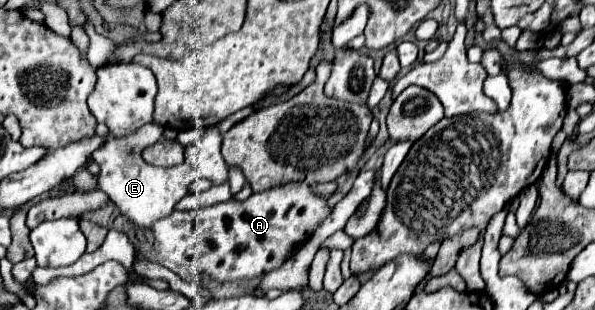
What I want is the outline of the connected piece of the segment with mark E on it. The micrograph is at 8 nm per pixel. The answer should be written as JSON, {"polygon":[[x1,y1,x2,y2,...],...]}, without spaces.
{"polygon":[[150,122,138,130,138,134,128,134,126,138,112,138,106,142,100,150,92,154,92,160,100,166,98,174,98,188,112,200,112,204,118,206,118,210,130,218,138,226,150,228,158,218,174,212,174,204,186,196,188,186,196,178,208,178,212,186,218,186,222,182,228,182,228,168,224,164,224,158,220,154,222,136,218,128,210,128,200,144,192,144,185,147,186,158,183,163,172,168,156,168,142,160,140,152,154,144,160,138,160,126]]}

